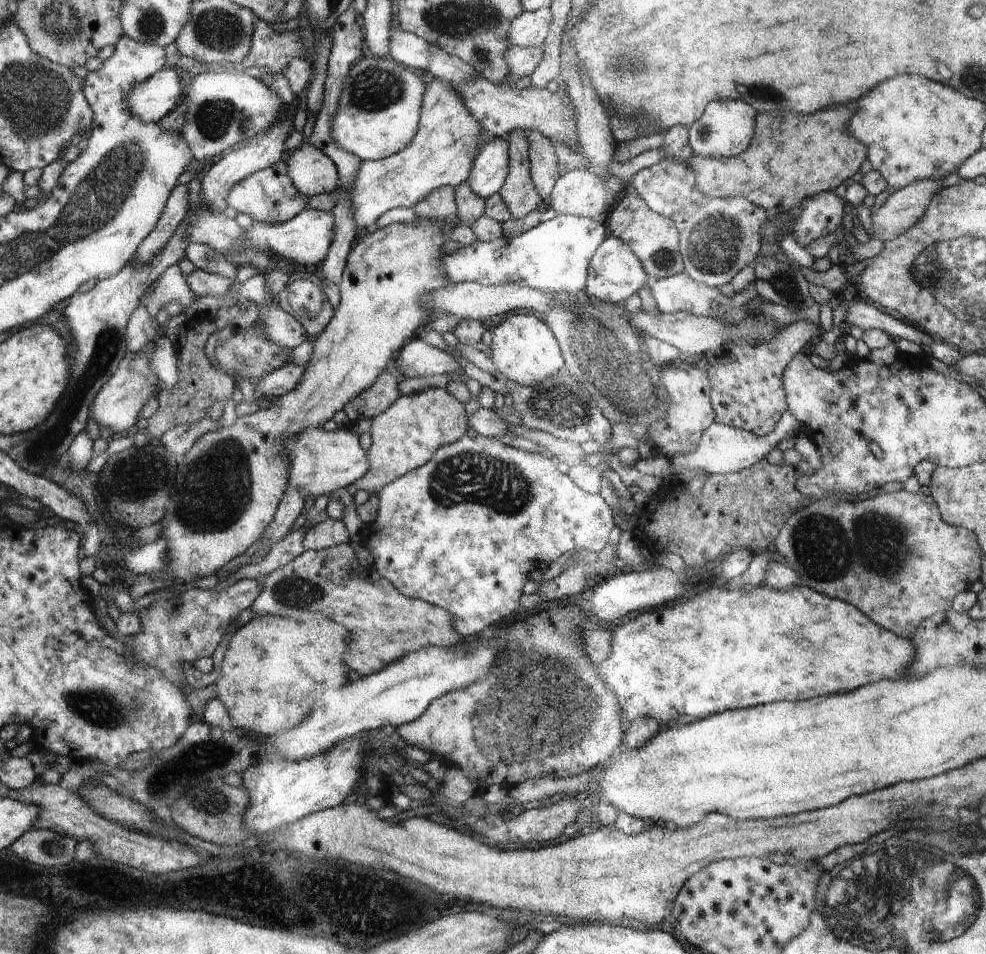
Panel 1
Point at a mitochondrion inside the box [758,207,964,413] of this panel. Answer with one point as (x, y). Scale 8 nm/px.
(787, 284)

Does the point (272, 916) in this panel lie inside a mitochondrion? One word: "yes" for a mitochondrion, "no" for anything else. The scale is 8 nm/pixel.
no

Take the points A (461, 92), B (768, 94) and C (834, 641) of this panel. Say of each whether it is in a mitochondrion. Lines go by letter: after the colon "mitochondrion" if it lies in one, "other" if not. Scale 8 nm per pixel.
A: other
B: other
C: other

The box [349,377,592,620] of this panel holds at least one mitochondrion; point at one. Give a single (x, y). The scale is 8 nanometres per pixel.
(464, 478)

